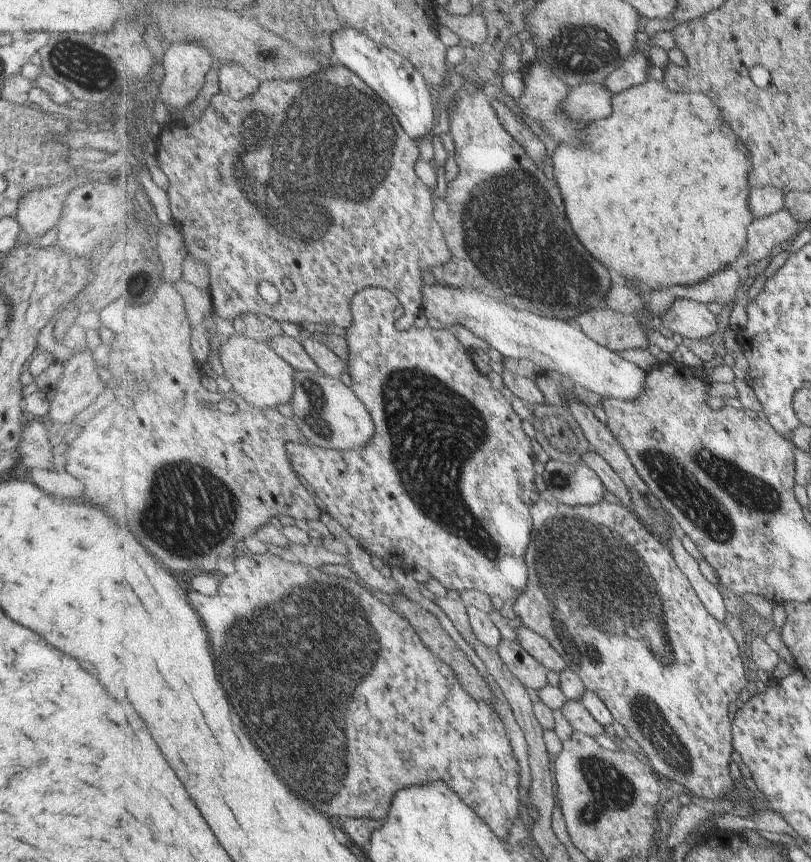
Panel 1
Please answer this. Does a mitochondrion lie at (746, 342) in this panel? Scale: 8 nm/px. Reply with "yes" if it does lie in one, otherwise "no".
no

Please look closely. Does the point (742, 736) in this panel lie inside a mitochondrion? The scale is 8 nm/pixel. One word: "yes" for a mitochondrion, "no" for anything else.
no

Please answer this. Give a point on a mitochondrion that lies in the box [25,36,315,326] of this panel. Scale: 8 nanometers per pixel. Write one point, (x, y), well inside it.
(74, 59)

